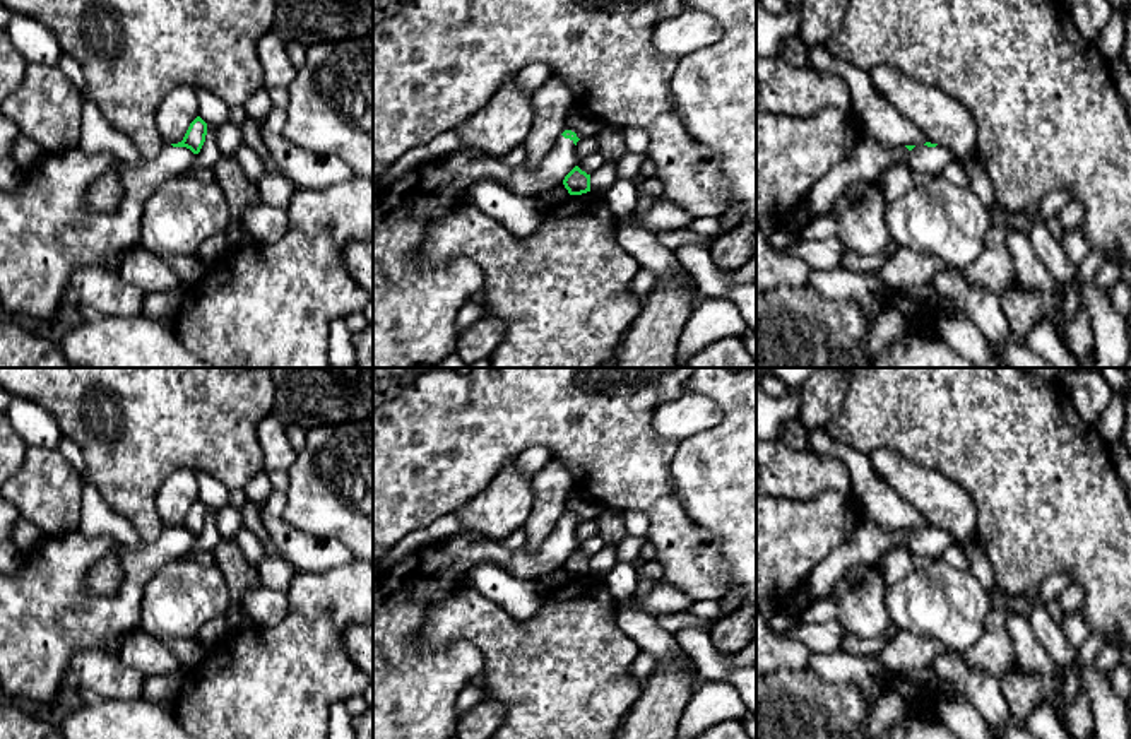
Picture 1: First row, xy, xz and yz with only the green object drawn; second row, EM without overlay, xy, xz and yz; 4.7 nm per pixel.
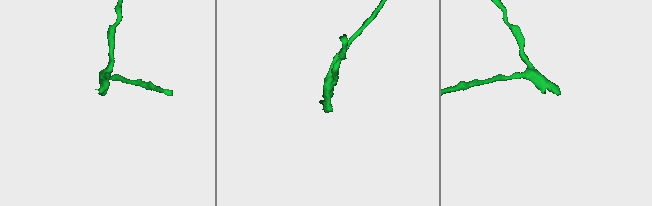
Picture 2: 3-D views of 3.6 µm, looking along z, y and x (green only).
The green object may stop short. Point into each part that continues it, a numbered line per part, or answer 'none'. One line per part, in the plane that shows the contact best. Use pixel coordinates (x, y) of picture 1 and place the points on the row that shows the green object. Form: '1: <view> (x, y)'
1: xy (47, 233)

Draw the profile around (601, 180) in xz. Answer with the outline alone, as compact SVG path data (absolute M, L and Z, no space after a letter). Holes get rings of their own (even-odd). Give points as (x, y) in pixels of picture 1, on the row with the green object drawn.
M602 163L592 174L590 174L590 193L602 197L611 185L618 180L616 176L616 164Z

